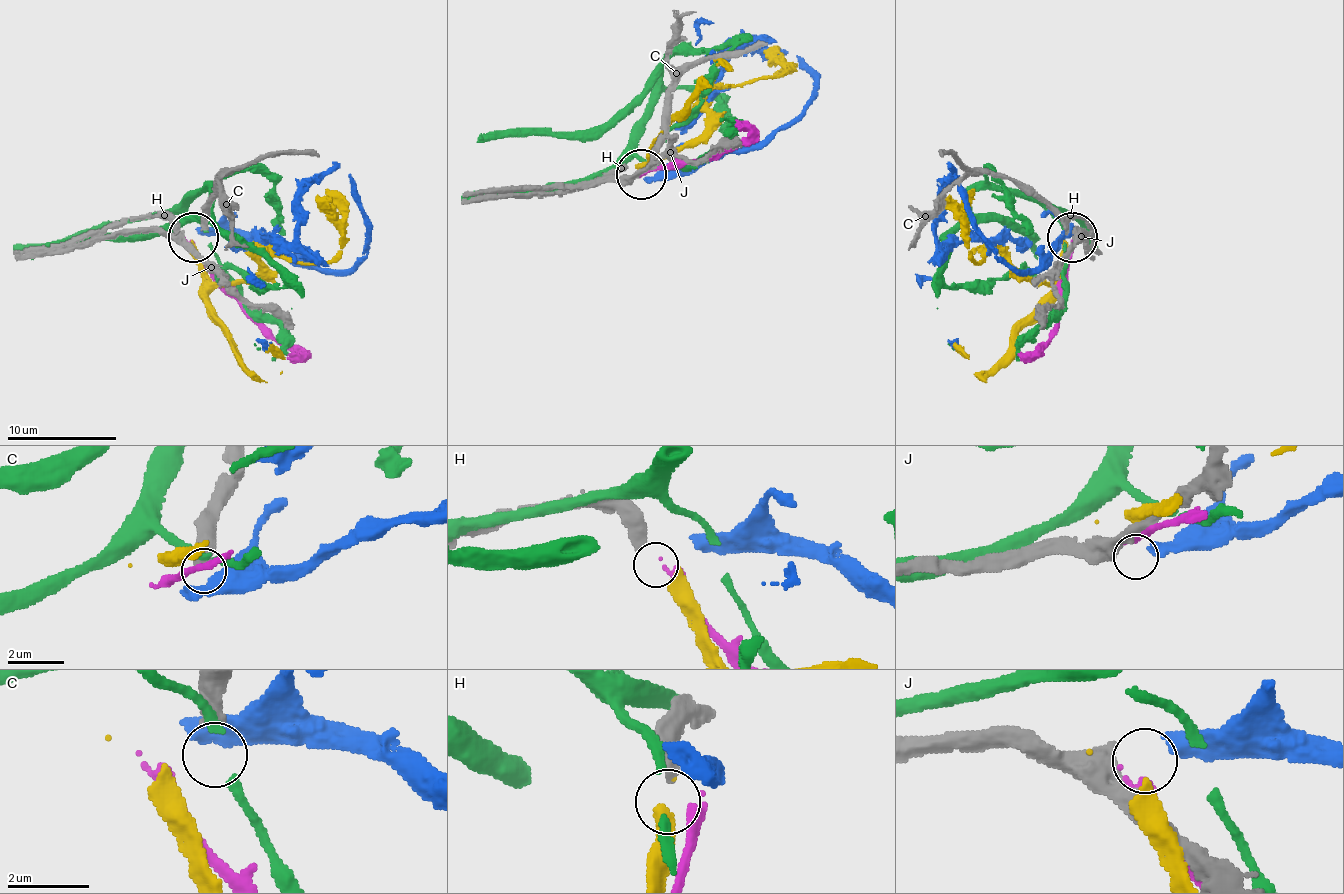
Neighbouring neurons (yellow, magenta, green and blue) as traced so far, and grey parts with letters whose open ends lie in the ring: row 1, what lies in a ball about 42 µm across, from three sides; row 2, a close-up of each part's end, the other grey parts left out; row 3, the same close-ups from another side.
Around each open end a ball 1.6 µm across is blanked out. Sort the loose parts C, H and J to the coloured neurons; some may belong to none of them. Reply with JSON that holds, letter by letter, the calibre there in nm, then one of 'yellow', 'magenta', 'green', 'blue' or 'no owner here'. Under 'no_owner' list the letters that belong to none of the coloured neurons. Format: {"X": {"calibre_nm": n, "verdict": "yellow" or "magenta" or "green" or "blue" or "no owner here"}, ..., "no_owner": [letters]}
{"C": {"calibre_nm": 360, "verdict": "no owner here"}, "H": {"calibre_nm": 400, "verdict": "yellow"}, "J": {"calibre_nm": 550, "verdict": "blue"}, "no_owner": ["C"]}

